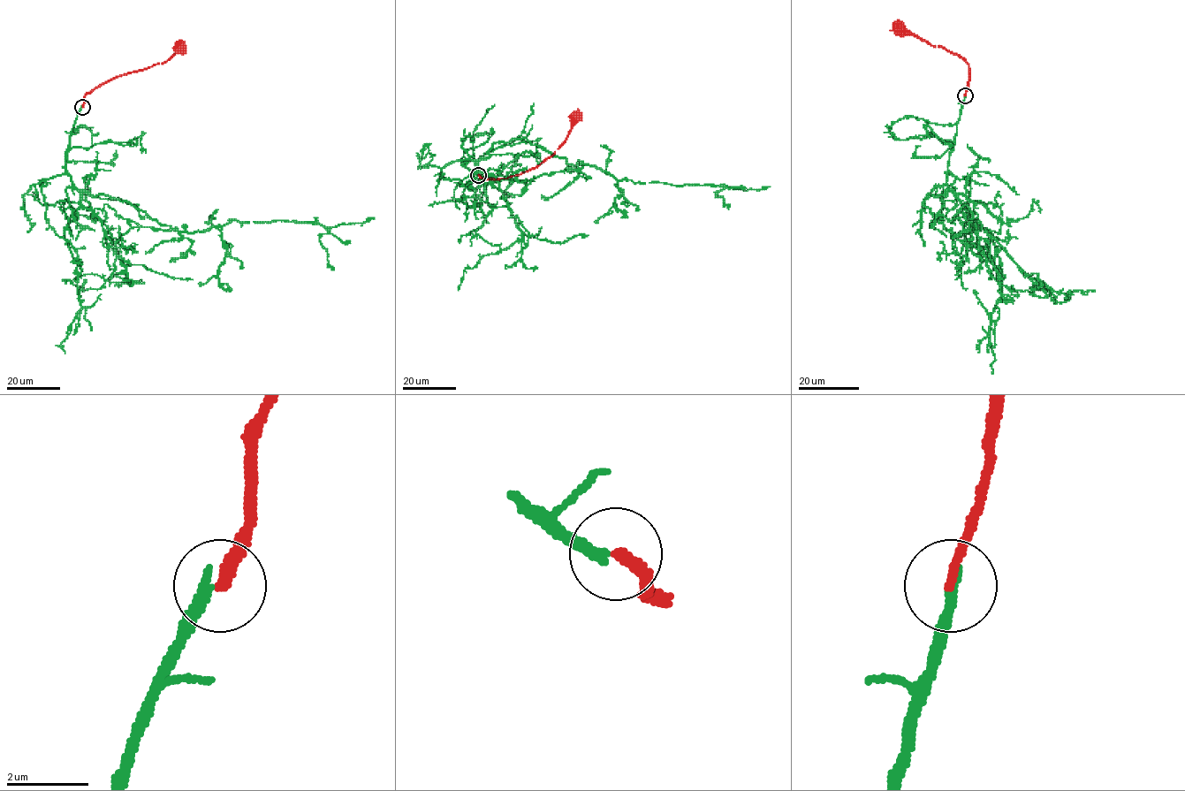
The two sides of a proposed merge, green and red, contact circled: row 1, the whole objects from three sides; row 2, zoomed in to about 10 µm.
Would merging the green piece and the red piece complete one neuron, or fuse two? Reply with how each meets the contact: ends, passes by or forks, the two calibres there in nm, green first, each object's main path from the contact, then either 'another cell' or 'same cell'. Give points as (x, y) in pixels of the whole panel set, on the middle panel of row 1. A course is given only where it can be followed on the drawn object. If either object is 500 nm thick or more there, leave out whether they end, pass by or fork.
green ends | red ends | 280/240 nm | green via (478, 175), (462, 160), (526, 138), (619, 180), (723, 186), (715, 196), (728, 209) | red via (478, 175), (481, 178), (506, 178), (533, 169), (565, 141), (576, 118) | another cell

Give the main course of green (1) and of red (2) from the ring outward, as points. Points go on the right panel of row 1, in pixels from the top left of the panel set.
1: (964, 96), (949, 155), (948, 188), (944, 195), (927, 194), (922, 203), (953, 236), (976, 224), (1003, 279)
2: (964, 96), (969, 71), (964, 59), (942, 47), (931, 46), (901, 26)

